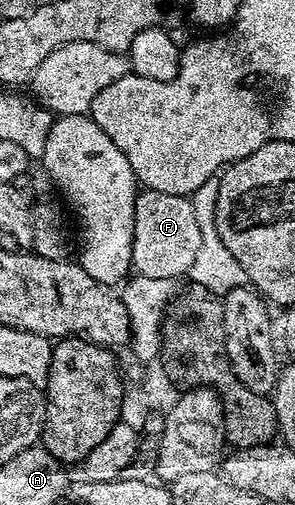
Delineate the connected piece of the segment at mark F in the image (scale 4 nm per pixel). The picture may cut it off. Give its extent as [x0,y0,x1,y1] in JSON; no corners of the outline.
[133,188,201,281]

